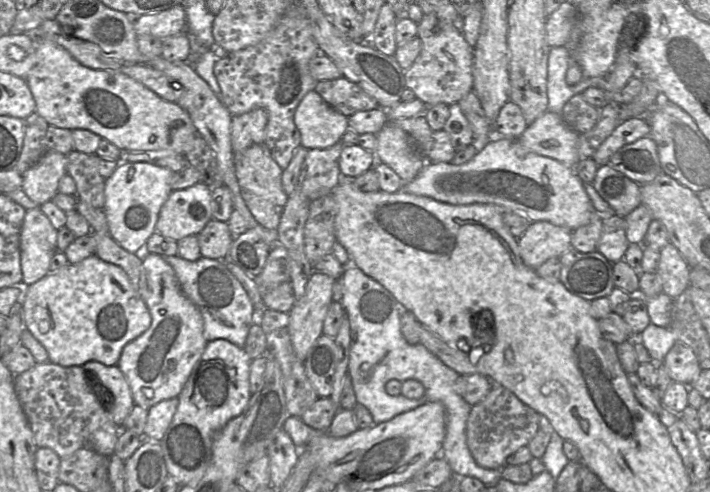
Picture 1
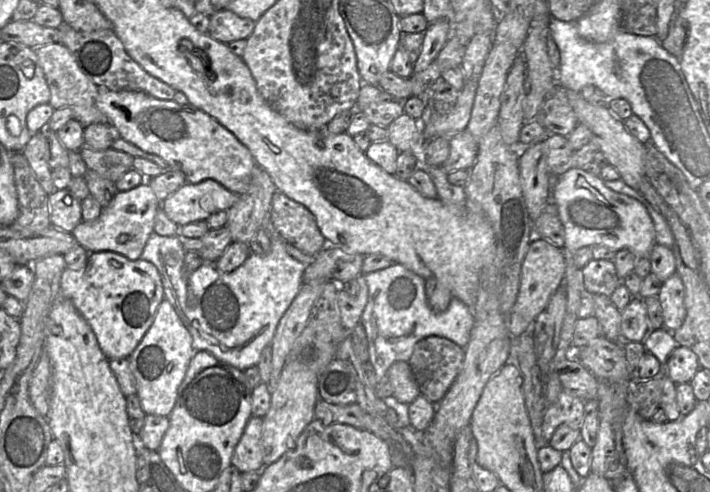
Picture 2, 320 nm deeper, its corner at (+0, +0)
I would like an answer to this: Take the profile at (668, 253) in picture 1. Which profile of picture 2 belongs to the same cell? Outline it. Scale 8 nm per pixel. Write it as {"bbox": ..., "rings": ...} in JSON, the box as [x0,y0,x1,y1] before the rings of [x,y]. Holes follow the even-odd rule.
{"bbox":[658,272,686,332],"rings":[[[677,272],[662,283],[658,299],[661,304],[663,327],[674,332],[683,324],[686,317],[684,305],[685,287]]]}

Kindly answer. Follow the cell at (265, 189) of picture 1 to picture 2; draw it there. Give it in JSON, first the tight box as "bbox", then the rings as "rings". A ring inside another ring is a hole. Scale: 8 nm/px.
{"bbox":[269,191,326,255],"rings":[[[280,191],[273,194],[269,222],[286,244],[303,253],[316,255],[326,246],[313,214]]]}

